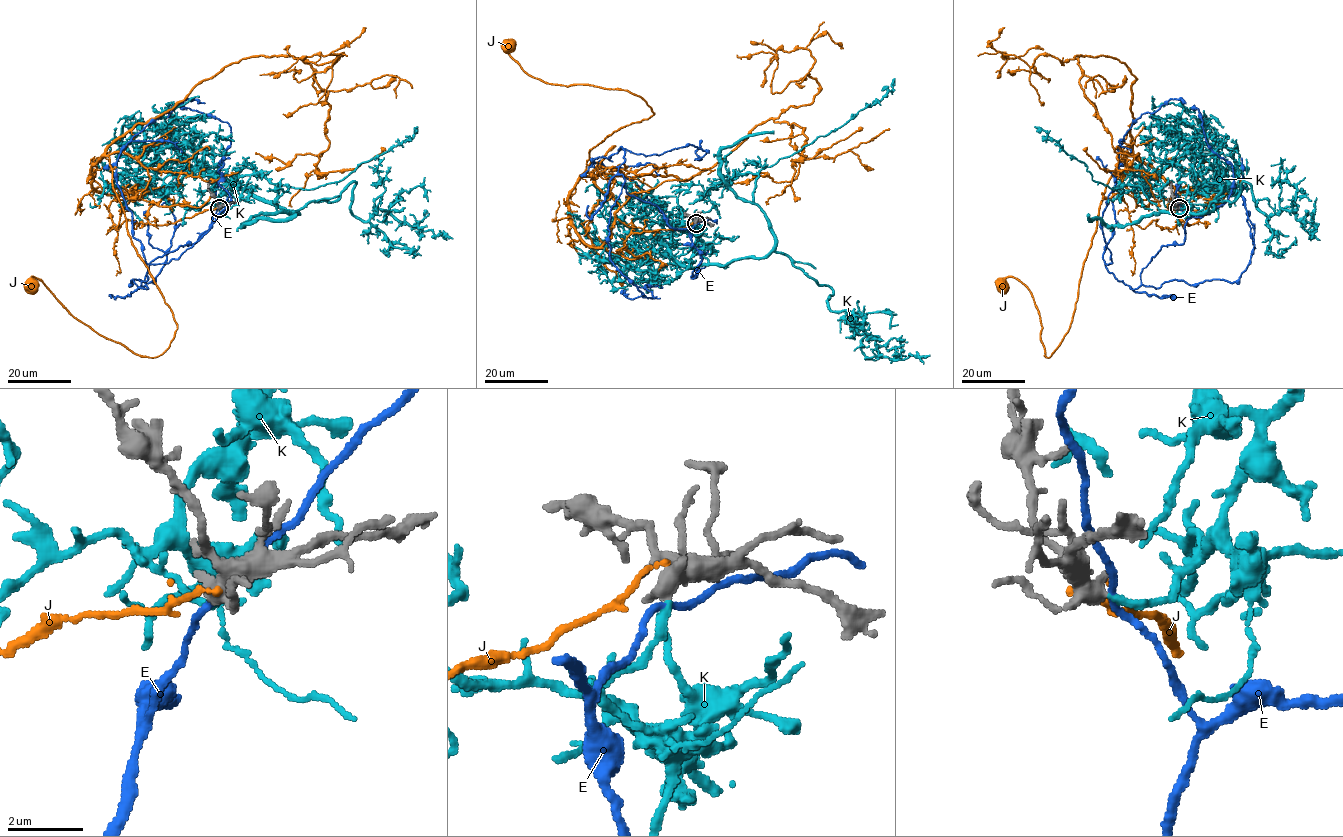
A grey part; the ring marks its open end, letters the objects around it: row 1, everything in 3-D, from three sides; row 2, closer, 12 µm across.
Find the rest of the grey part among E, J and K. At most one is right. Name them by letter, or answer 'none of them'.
K

